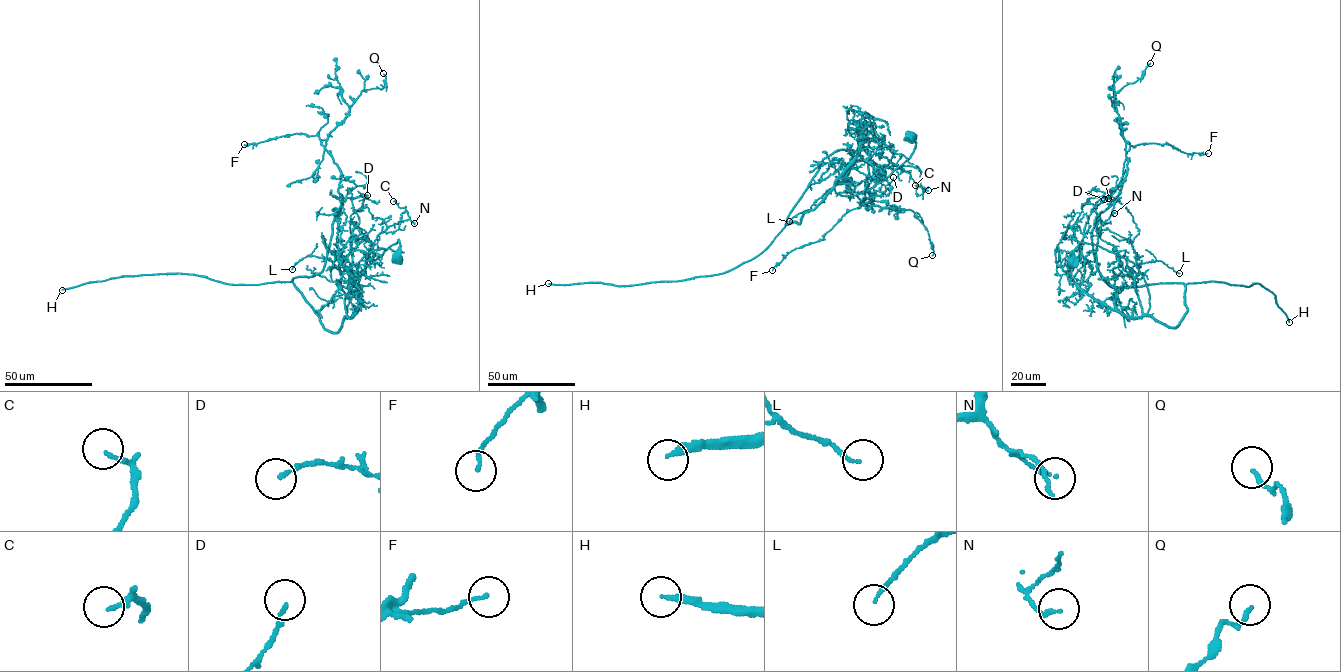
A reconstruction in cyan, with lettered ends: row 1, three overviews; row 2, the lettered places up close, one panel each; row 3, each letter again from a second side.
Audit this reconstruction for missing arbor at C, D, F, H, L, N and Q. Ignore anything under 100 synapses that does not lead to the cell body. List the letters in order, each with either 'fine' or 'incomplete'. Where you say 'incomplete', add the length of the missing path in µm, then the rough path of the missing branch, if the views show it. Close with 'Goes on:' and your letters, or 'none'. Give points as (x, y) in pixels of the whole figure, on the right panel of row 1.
C: fine
D: fine
F: fine
H: incomplete; about 300 µm are missing
L: fine
N: fine
Q: fine
Goes on: H

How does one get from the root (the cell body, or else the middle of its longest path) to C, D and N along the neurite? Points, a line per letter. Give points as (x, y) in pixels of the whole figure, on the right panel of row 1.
C: (1071, 262), (1083, 242), (1131, 261), (1148, 312), (1120, 313), (1097, 269), (1099, 232), (1119, 200), (1108, 198)
D: (1071, 262), (1083, 242), (1131, 261), (1148, 312), (1134, 280), (1139, 229), (1124, 205), (1104, 199)
N: (1071, 262), (1083, 242), (1131, 261), (1148, 312), (1120, 313), (1116, 290), (1097, 269), (1099, 232), (1114, 213)

